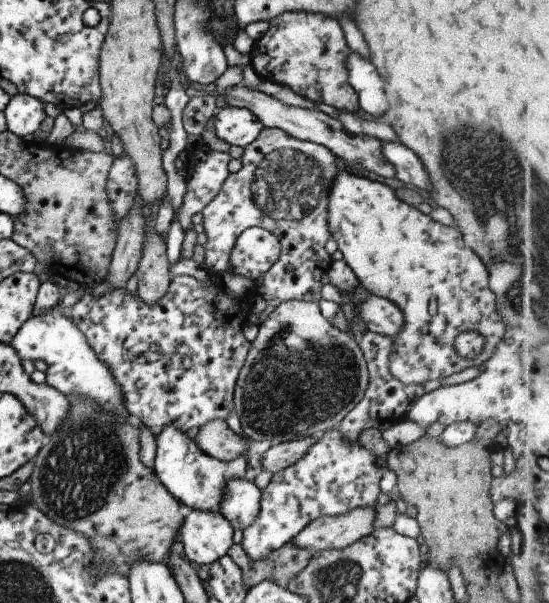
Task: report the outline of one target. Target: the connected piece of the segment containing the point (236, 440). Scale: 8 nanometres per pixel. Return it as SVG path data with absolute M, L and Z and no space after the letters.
M211 420L198 430L194 442L207 456L221 461L230 461L238 456L247 458L246 453L251 440L231 431L226 427L224 420Z

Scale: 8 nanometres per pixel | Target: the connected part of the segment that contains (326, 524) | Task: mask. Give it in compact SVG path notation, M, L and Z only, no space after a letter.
M363 506L363 508L351 508L345 514L339 516L317 516L311 520L291 539L291 544L297 548L309 550L311 555L319 550L341 549L353 544L359 538L363 538L373 530L373 521L375 516L375 507Z

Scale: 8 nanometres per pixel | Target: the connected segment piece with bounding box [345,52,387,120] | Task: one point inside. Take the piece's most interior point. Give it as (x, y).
(367, 86)

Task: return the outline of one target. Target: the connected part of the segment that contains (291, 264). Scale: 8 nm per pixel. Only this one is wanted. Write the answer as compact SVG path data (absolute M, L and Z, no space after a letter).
M263 127L257 138L244 147L240 160L241 168L229 173L221 184L221 190L201 210L203 232L207 236L207 242L202 246L204 261L201 264L220 274L225 273L231 268L229 256L238 236L249 227L264 228L279 238L281 247L279 258L261 276L260 296L265 304L276 307L287 300L317 303L321 298L321 276L332 261L323 246L330 237L327 230L327 192L337 174L335 157L325 146L287 136L278 128Z

